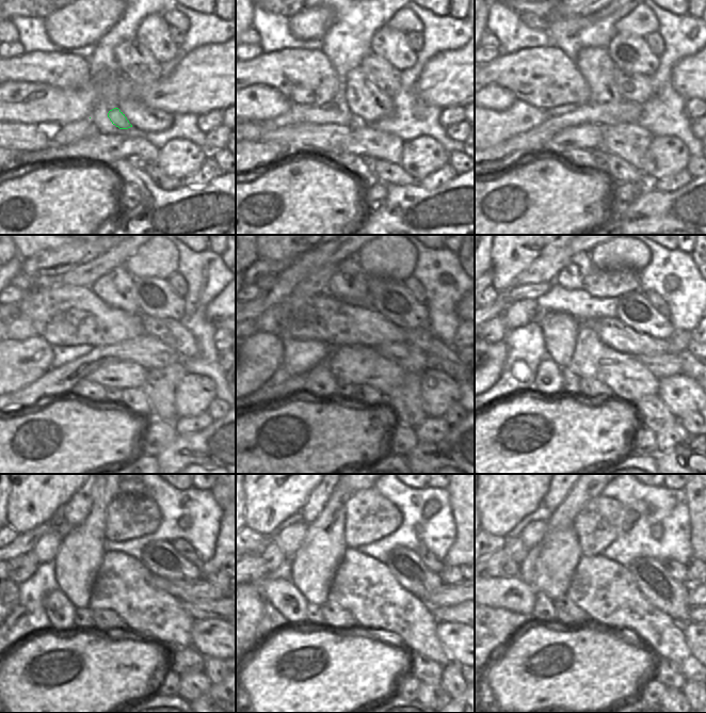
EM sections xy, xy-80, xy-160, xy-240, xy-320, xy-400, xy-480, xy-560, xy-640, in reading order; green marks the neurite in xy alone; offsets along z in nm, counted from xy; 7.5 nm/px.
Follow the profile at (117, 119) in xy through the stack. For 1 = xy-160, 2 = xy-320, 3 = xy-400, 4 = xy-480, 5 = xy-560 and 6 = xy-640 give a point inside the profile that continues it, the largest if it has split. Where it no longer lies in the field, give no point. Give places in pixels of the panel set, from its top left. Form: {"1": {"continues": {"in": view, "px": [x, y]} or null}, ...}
{"1": {"continues": {"in": "xy-160", "px": [496, 127]}}, "2": {"continues": {"in": "xy-320", "px": [257, 359]}}, "3": {"continues": {"in": "xy-400", "px": [496, 354]}}, "4": {"continues": null}, "5": {"continues": null}, "6": {"continues": null}}

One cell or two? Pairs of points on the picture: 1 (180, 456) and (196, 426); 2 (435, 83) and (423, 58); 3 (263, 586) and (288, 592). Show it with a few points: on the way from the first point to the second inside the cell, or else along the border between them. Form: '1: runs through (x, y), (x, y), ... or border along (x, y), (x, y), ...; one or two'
1: border along (214, 420), (197, 431), (176, 434); two
2: border along (447, 49), (436, 53), (423, 66), (415, 84); two
3: runs through (270, 589), (282, 592); one

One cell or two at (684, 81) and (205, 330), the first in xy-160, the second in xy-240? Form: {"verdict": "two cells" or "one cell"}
{"verdict": "two cells"}

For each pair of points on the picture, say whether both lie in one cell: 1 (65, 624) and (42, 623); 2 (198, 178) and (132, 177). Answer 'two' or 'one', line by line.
1: two
2: two

